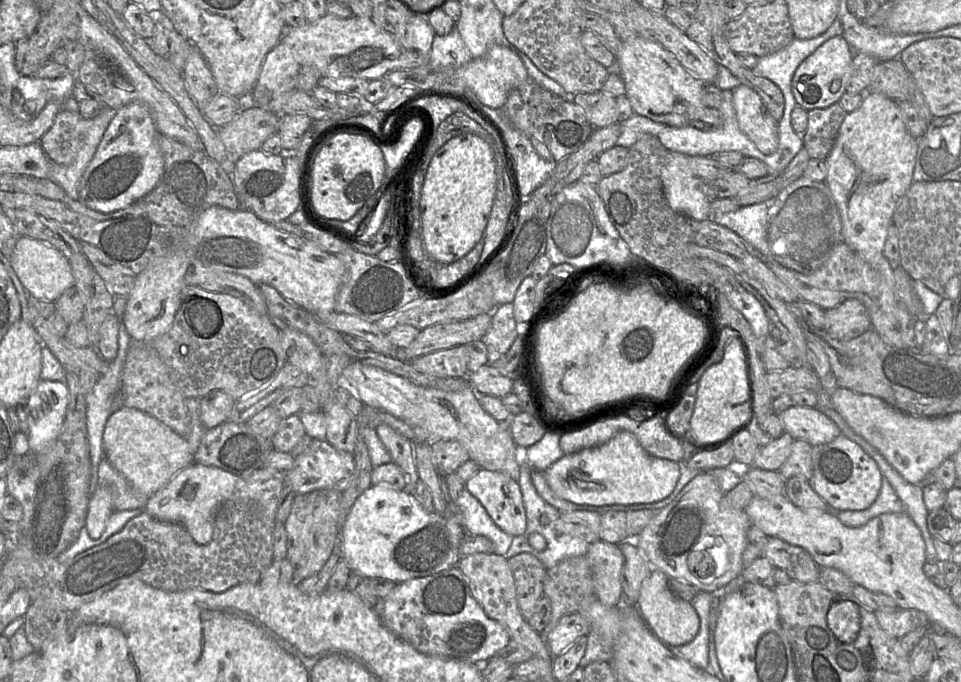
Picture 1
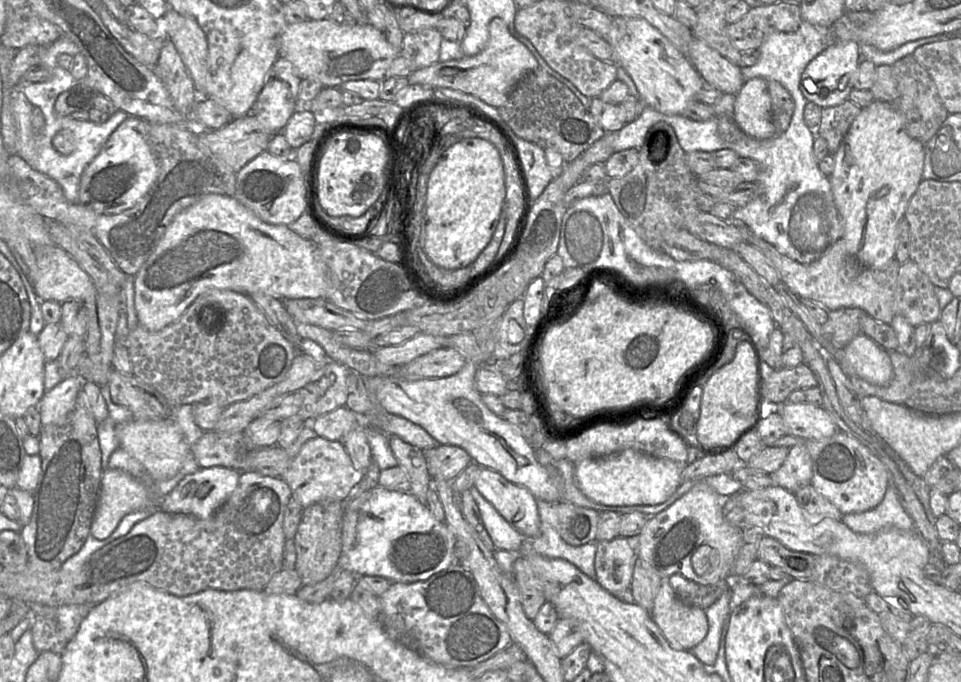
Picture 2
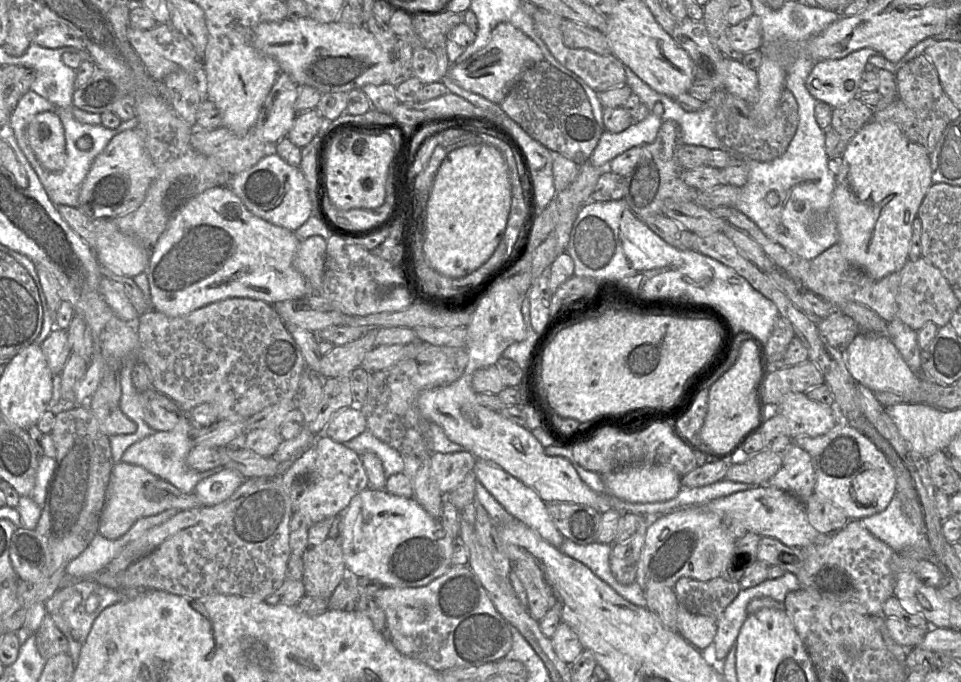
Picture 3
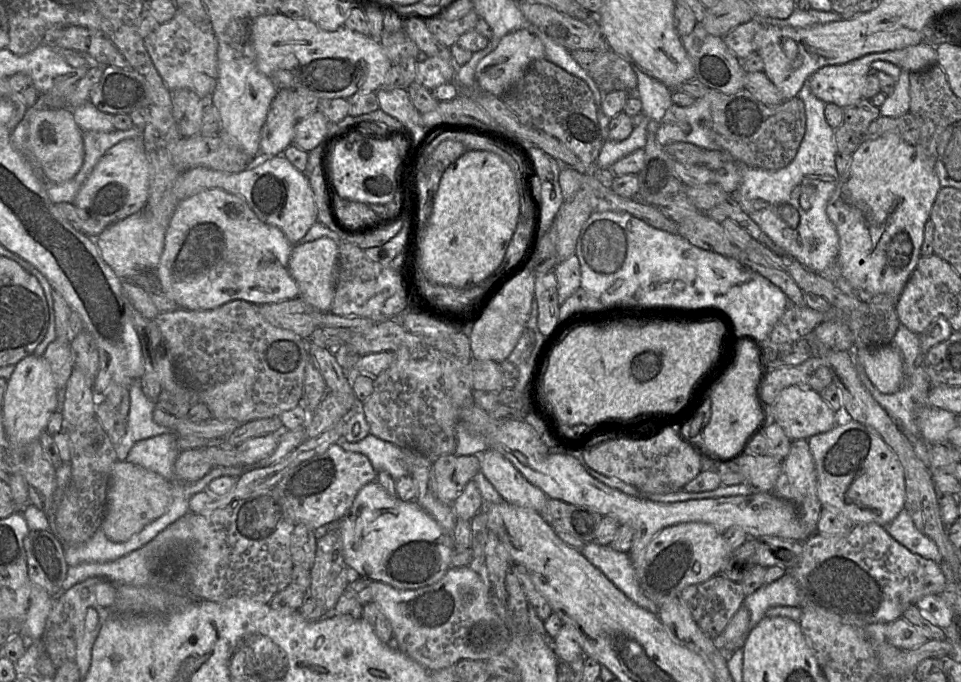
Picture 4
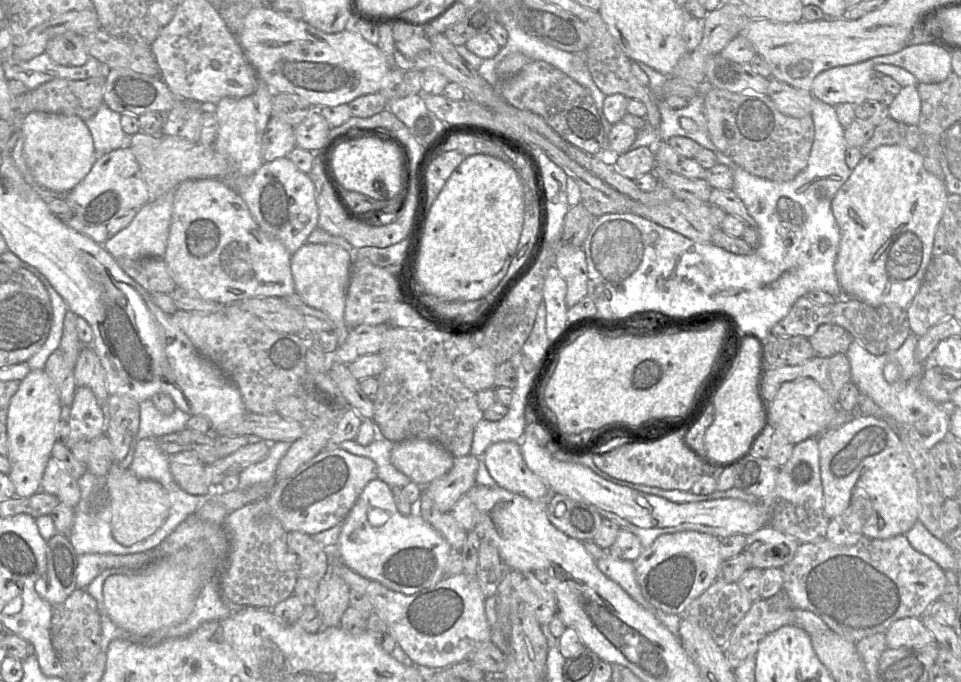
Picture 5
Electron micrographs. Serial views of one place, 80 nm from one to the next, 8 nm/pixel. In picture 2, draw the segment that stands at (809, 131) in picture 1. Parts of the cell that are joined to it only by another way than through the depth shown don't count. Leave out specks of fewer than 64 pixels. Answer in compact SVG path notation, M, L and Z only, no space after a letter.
M849 100L837 106L822 109L817 136L826 140L832 154L837 152L861 109Z

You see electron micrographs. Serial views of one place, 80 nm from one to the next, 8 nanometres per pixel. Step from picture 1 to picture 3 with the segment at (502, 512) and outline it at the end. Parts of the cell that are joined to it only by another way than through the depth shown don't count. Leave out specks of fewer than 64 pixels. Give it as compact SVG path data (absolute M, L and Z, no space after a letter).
M477 459L474 471L476 479L515 520L524 523L536 531L550 544L556 547L561 545L565 539L554 525L548 512L548 505L533 489L526 486L523 482L503 470L501 467L486 460Z

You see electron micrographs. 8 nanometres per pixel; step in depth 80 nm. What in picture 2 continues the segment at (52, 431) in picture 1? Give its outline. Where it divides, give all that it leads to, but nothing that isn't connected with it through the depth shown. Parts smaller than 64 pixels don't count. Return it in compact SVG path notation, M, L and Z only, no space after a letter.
M72 375L45 392L36 407L43 428L63 422L65 416L74 406L85 381L86 379L81 375Z

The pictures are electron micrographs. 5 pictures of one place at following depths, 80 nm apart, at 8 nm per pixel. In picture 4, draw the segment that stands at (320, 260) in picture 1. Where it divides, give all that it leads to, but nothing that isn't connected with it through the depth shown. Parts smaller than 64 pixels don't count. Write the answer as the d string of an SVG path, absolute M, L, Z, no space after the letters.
M211 188L188 197L178 204L167 228L164 249L154 272L159 282L160 291L173 300L179 309L189 311L209 310L233 300L244 300L257 305L278 303L300 295L298 285L289 272L289 260L293 248L294 245L287 239L285 234L279 228L262 222L241 196L220 188Z

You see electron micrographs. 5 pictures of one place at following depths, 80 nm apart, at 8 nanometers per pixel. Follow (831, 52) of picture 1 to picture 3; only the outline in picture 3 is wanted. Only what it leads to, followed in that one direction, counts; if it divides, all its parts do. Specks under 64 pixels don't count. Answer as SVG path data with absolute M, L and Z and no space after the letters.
M862 48L841 59L817 61L806 80L810 94L820 102L838 108L860 92L861 78L871 56L881 55L871 48Z

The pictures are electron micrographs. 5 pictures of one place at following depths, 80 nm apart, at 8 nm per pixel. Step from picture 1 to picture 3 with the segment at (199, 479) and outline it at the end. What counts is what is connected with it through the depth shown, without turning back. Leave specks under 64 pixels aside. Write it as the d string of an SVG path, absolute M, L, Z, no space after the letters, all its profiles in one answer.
M224 467L218 473L201 480L196 485L194 493L203 506L214 506L231 497L244 479L240 472Z

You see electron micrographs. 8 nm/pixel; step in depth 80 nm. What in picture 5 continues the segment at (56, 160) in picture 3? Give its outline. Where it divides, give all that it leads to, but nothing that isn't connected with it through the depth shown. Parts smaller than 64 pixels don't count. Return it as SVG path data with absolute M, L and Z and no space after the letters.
M34 111L23 118L24 153L38 188L66 195L90 172L98 155L85 121L74 115Z

